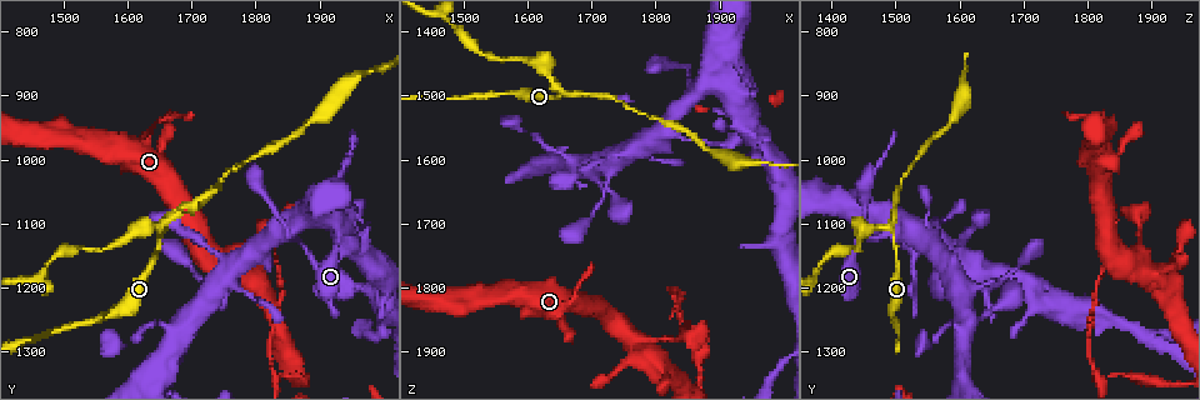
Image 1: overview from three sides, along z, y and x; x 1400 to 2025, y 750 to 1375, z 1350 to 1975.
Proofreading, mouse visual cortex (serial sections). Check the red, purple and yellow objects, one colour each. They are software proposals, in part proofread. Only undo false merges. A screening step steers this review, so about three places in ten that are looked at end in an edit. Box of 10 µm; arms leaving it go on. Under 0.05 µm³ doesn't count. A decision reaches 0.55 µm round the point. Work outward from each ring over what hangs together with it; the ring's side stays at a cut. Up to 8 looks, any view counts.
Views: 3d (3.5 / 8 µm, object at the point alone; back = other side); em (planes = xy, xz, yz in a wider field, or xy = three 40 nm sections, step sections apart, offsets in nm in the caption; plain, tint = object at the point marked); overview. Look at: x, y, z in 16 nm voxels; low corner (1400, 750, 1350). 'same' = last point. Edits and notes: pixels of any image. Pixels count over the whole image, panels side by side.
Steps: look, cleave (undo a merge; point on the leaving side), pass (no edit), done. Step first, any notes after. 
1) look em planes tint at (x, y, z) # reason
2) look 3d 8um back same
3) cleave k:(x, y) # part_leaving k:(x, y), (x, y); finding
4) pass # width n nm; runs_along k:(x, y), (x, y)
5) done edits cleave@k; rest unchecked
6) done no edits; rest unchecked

look 3d 3.5um at (1855, 1115, 1485) # two arms in line, one across

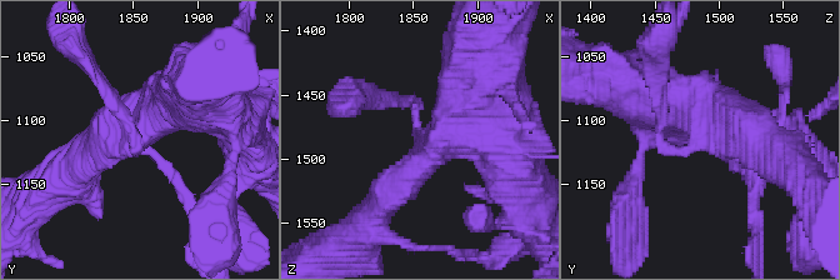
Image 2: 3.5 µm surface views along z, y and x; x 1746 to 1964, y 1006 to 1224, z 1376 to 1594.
look em xy step 3 tint at (1858, 1112, 1488) # need the tissue

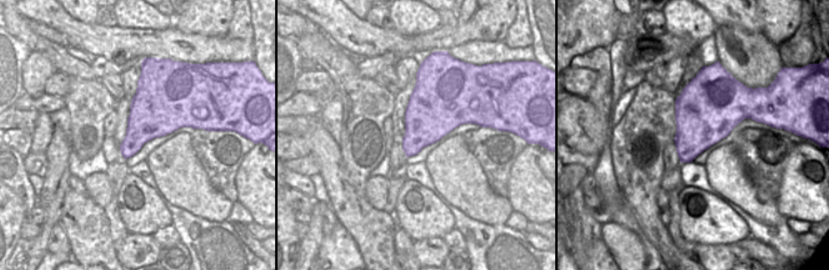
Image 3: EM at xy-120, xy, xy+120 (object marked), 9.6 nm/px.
pass # arm_widths 150, 500, 700 nm; runs_along 2:(508, 109), (465, 121), (380, 205); continuous, no second cell

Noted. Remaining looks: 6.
look 3d 8um back at (1555, 1245, 1500) # narrows sharply

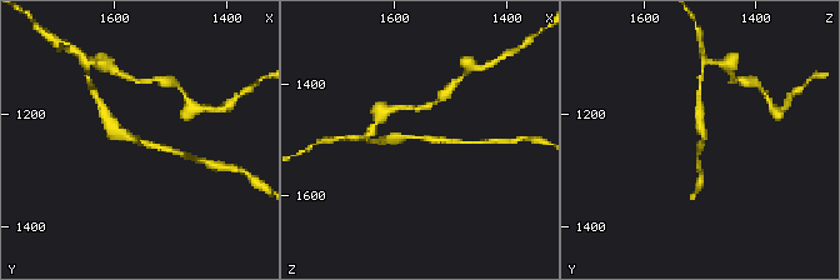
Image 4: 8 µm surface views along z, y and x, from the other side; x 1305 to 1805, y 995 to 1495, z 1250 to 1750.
look 3d 3.5um same

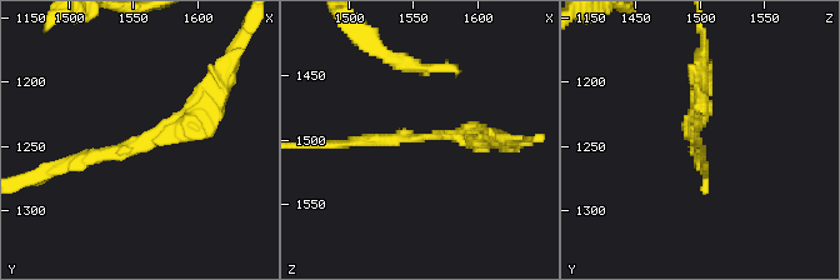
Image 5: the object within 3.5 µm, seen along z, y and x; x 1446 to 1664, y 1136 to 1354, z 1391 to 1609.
look em xy step 1 tint at (1560, 1244, 1496) # now the EM

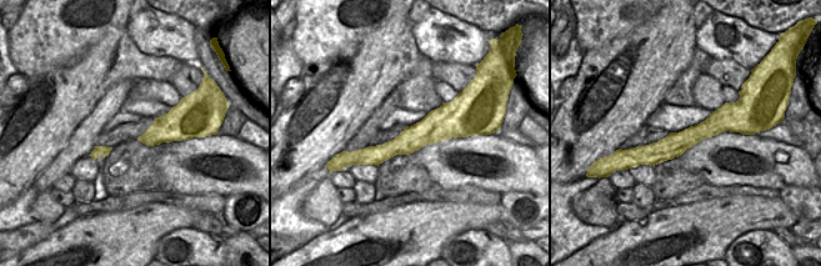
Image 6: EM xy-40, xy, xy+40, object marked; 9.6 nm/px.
pass # arm_widths 150, 300 nm; runs_along 5:(215, 95), (181, 126), (70, 164); all the same cell

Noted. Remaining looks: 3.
look 3d 8um at (1650, 1110, 1495) # abrupt turn

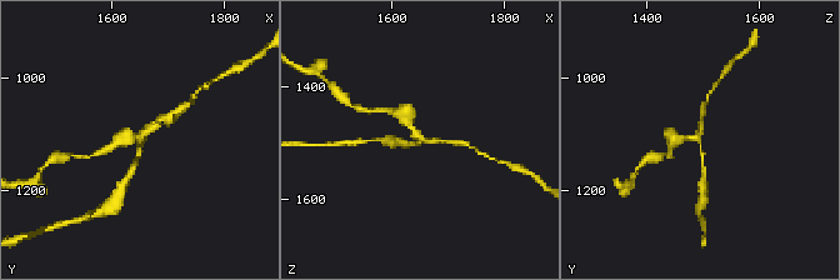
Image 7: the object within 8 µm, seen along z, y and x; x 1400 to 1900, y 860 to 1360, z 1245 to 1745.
look 3d 3.5um same # closer look

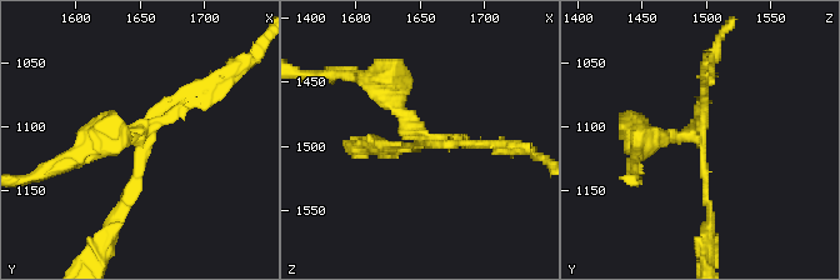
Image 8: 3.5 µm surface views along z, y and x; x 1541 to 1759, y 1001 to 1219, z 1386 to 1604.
look em xy step 1 tint at (1650, 1110, 1494) # arms 3; arm_widths 100, 150, 250 nm; shape alone is not enough

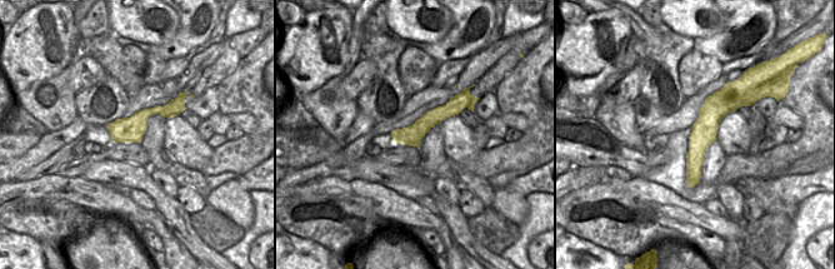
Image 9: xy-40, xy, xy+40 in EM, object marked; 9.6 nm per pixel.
cleave 8:(499, 149) # part_leaving 8:(463, 141), (524, 148), (539, 158); a second cell is stuck on

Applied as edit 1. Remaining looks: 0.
done edits cleave@8; rest unchecked

